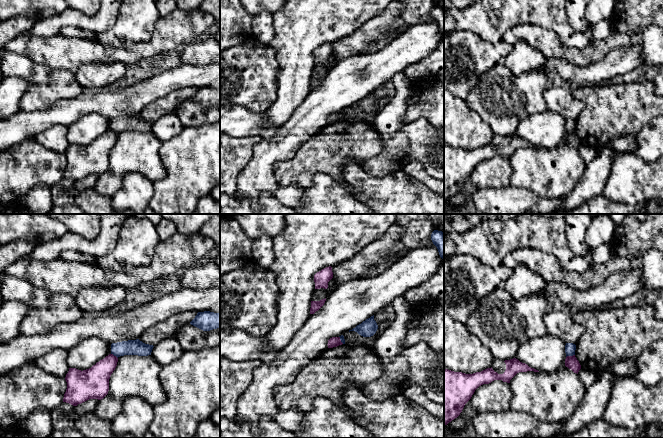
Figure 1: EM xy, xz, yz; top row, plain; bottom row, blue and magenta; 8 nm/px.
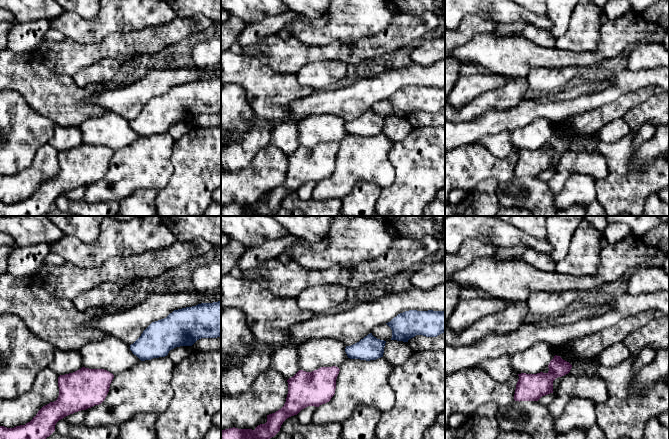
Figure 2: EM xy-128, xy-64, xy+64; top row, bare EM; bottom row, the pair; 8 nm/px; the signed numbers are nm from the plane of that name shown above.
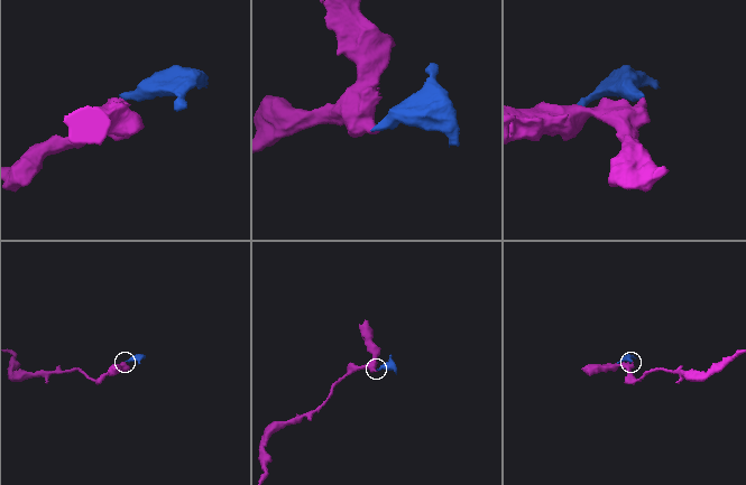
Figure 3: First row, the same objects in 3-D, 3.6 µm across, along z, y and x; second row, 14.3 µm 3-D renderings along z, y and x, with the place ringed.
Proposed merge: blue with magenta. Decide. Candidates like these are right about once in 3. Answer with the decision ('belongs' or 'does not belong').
does not belong

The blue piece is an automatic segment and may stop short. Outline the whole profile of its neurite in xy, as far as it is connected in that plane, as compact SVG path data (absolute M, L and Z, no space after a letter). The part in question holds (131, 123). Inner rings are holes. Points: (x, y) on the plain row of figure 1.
M139 115L128 116L111 120L111 130L117 134L124 131L151 131L153 121L145 120Z

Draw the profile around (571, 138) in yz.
M575 131L566 133L565 142L577 150L578 150L579 146L581 145L581 141L580 141L579 137L577 136L577 134L575 133Z

